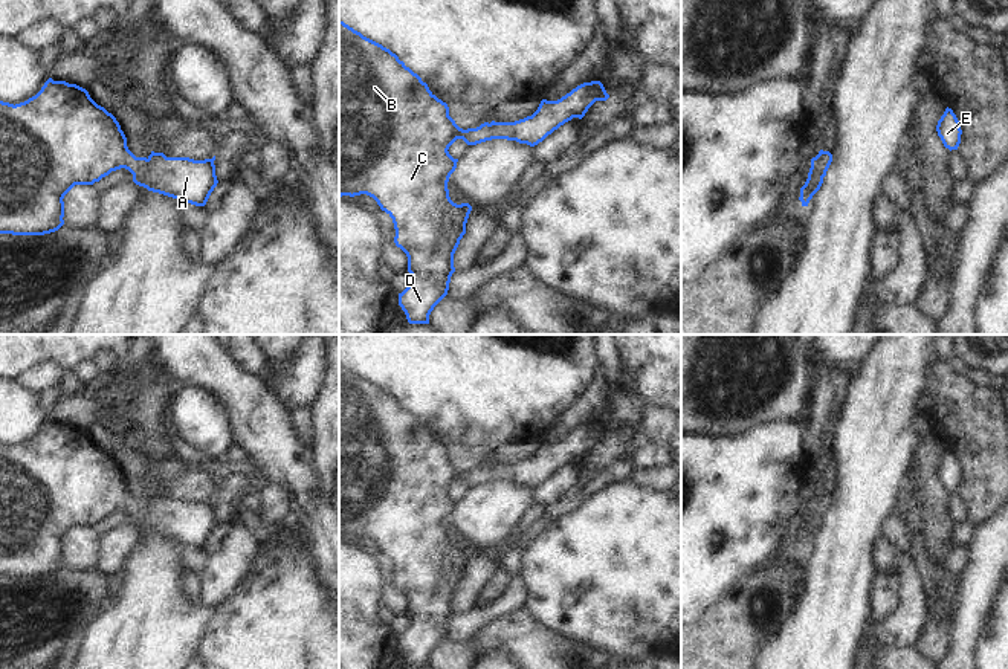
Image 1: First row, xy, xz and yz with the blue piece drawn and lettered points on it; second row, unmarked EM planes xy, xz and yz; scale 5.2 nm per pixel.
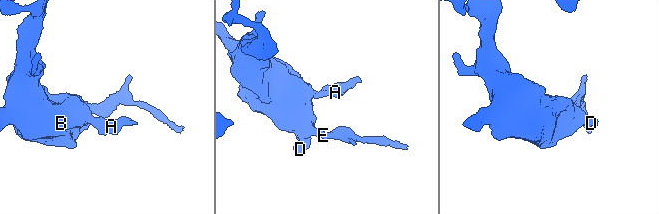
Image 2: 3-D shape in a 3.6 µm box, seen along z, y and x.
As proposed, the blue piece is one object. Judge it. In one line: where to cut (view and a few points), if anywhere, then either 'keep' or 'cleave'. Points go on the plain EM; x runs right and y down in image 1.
cut none; keep

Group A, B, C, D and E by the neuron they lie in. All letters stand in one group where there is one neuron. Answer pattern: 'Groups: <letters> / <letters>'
Groups: A B C D E.

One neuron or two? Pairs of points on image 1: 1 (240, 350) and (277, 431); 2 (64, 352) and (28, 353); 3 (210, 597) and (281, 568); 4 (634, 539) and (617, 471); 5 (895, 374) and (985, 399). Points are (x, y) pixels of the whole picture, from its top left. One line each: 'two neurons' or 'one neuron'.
1: two neurons
2: one neuron
3: two neurons
4: two neurons
5: two neurons

